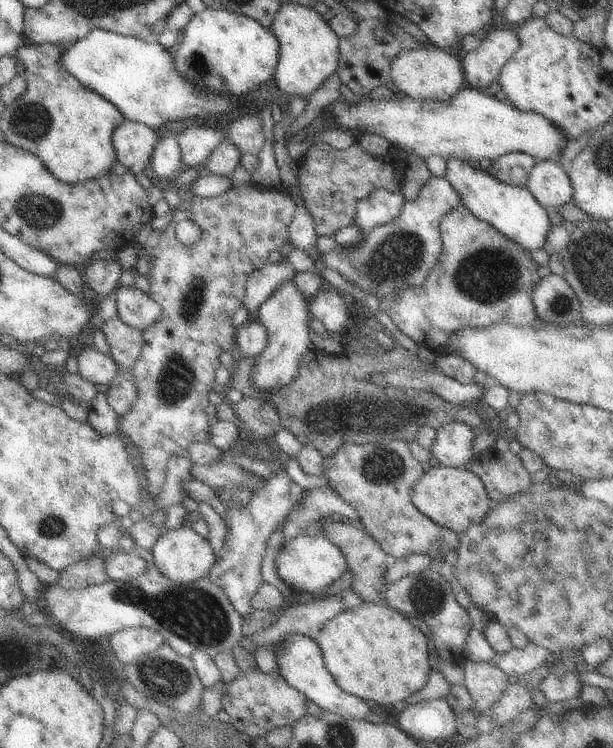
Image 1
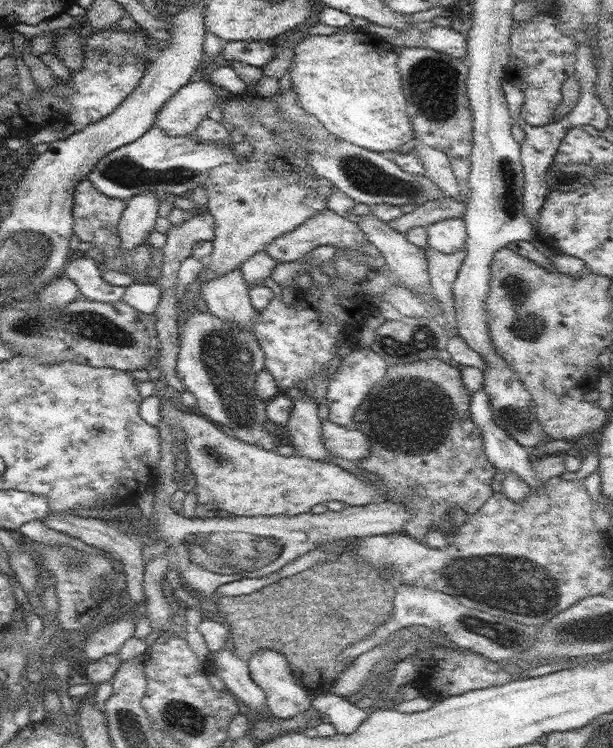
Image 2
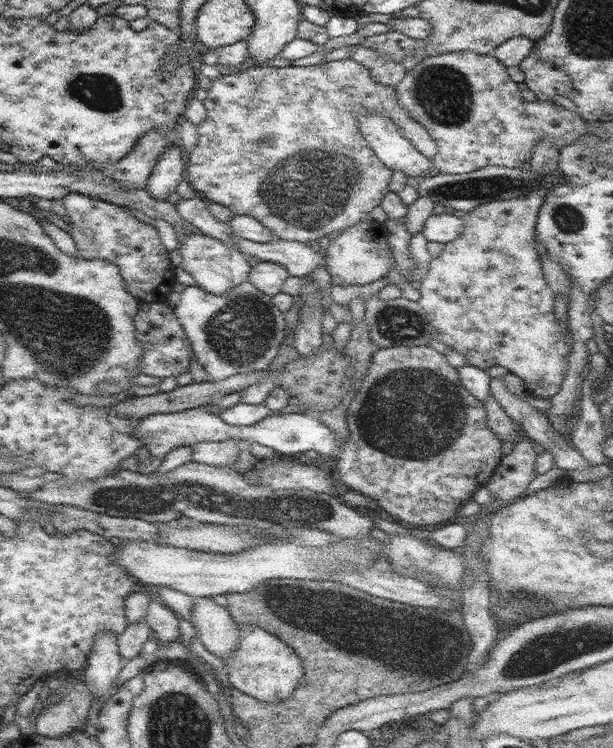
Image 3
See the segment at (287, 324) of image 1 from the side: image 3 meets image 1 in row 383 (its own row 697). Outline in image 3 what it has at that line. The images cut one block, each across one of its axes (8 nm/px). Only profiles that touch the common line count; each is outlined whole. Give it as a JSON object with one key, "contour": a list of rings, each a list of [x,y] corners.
{"contour":[[[243,626],[238,648],[226,658],[225,666],[231,687],[252,696],[258,702],[280,703],[293,696],[298,680],[304,674],[302,661],[296,651],[276,637],[258,626]]]}

